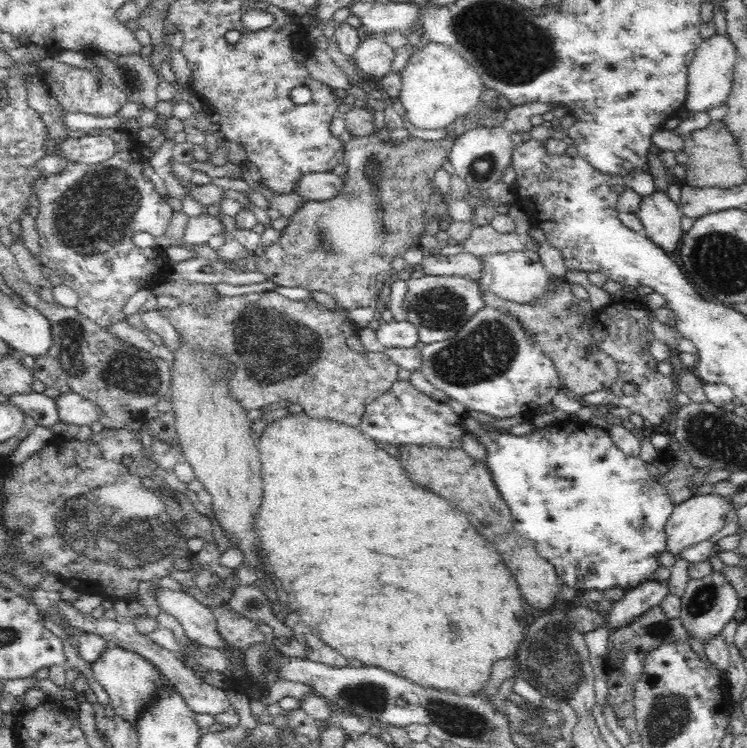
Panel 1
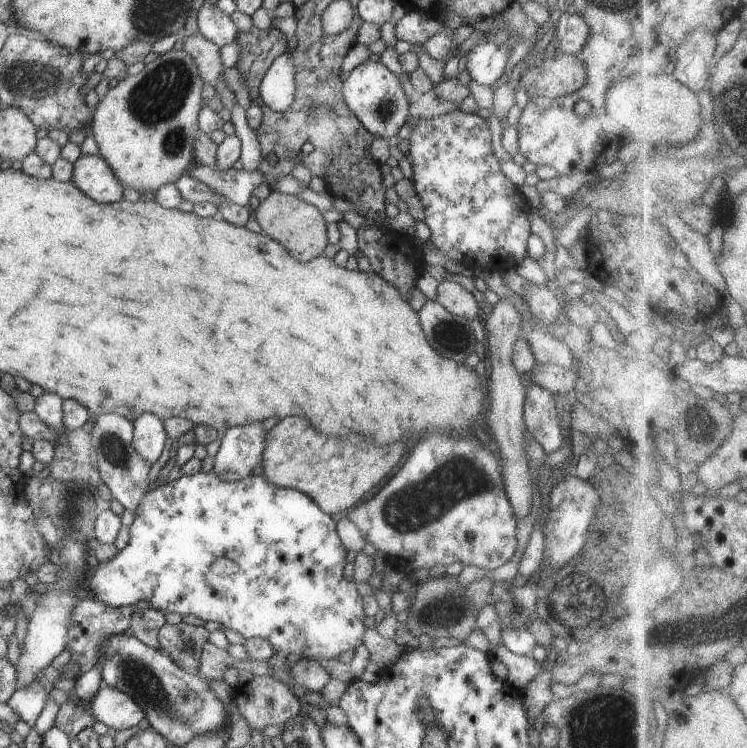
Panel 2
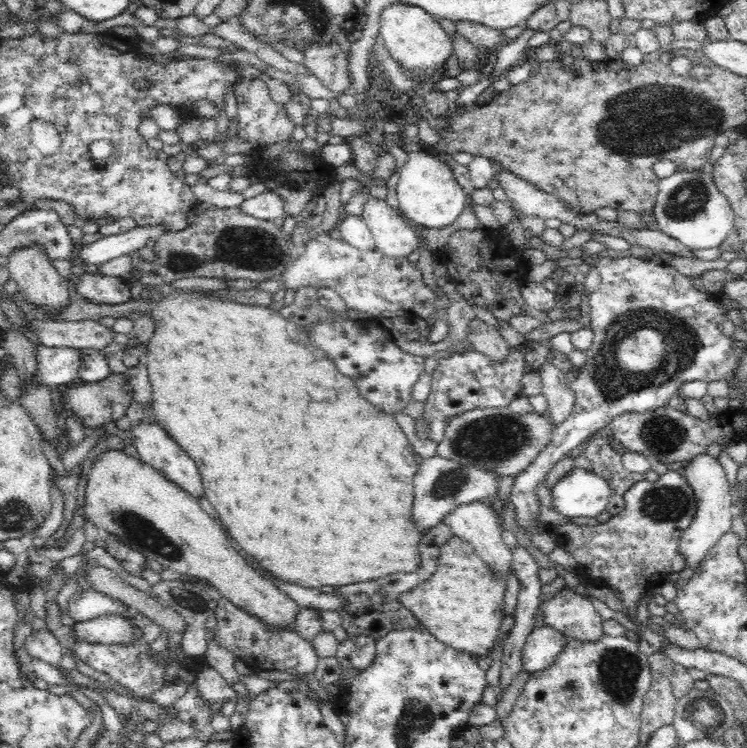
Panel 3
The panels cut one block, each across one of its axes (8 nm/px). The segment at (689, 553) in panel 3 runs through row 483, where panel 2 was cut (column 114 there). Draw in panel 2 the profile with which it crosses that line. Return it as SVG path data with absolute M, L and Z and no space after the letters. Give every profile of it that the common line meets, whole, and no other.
M106 685L100 687L89 707L96 722L117 731L132 728L144 718L144 710L135 698Z

